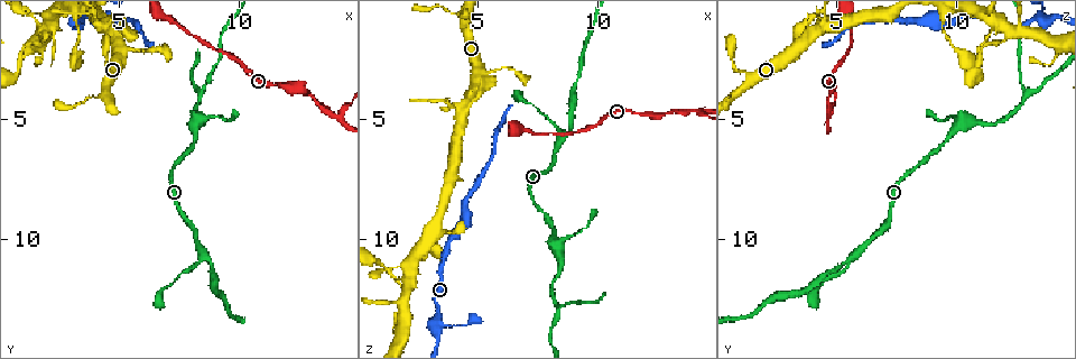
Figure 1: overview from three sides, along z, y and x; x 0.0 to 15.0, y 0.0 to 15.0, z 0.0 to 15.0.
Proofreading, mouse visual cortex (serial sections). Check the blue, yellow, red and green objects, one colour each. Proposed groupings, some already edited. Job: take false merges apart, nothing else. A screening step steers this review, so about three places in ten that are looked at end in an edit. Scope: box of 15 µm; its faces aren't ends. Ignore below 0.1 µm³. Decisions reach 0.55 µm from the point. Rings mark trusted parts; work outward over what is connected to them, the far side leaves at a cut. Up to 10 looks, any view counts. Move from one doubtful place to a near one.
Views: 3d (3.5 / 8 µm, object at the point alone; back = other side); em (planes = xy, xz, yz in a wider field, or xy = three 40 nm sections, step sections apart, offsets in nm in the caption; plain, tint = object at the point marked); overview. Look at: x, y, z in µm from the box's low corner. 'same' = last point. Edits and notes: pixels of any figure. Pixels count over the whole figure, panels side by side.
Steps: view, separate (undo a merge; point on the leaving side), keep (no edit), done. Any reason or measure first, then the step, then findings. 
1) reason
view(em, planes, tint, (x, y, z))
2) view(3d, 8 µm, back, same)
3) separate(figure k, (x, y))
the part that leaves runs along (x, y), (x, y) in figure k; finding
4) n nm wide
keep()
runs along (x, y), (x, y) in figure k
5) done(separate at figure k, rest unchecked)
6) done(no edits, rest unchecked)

branch point
view(3d, 3.5 µm, (8.3, 4.1, 12.8))

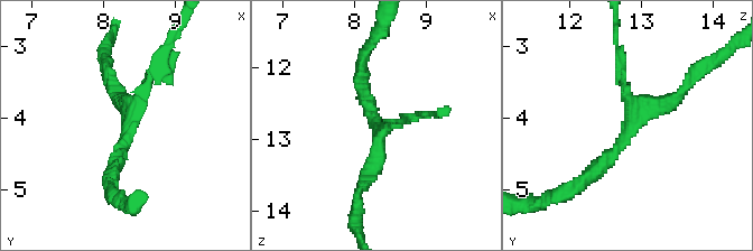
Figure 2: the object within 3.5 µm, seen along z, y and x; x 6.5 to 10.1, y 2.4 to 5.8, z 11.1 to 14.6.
3 arms; arms of 150, 200, 200 nm
view(em, xy, step 2, tint, (8.35, 4.05, 12.85))

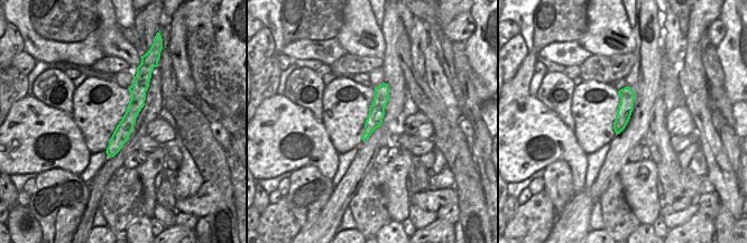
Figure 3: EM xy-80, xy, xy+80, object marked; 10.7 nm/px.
keep()
runs along (110, 177), (158, 56) in figure 2; all the same cell

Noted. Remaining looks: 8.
thin arm on a thick one
view(3d, 3.5 µm, (4.3, 1.1, 4.5))

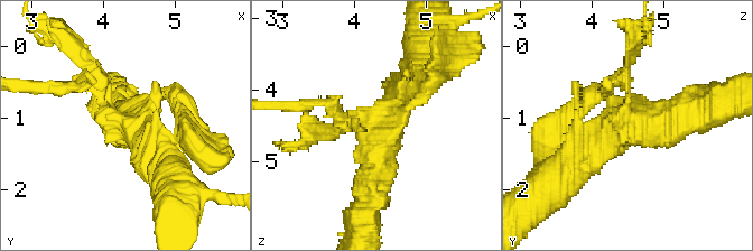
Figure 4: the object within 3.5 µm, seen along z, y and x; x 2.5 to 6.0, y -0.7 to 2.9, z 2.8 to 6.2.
need the tissue
view(em, xy, step 2, tint, (4.40, 1.10, 4.45))

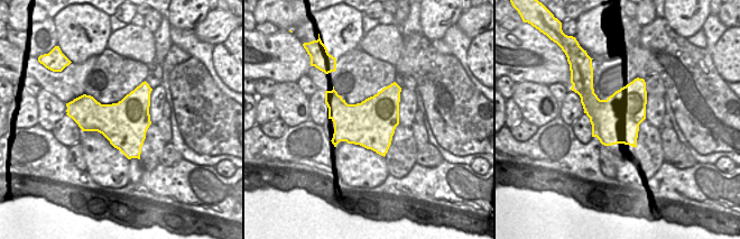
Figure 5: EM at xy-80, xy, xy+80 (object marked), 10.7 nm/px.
separate(figure 4, (624, 80))
the part that leaves runs along (365, 119), (349, 126), (324, 102), (294, 105) in figure 4; a second cell is stuck on

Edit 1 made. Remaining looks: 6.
see it whole again
view(overview)

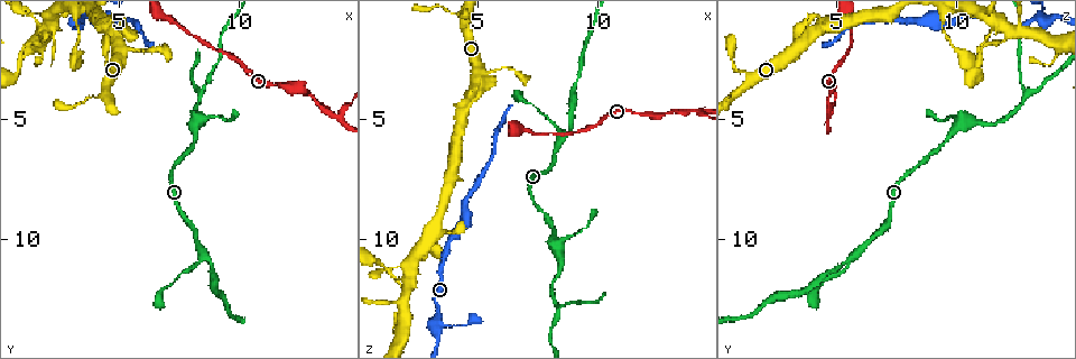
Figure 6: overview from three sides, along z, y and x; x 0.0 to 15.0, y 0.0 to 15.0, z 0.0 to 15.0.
calibre changes
view(em, xy, step 2, tint, (4.6, 3.1, 1.1))

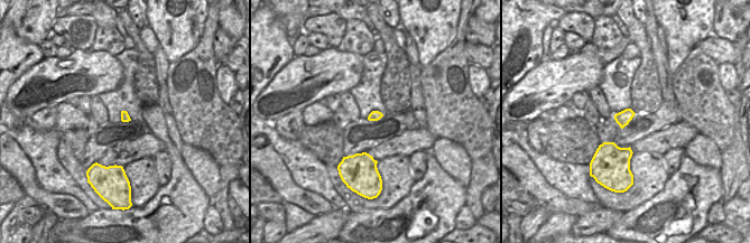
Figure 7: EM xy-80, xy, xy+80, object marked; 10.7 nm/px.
view(3d, 3.5 µm, back, same)

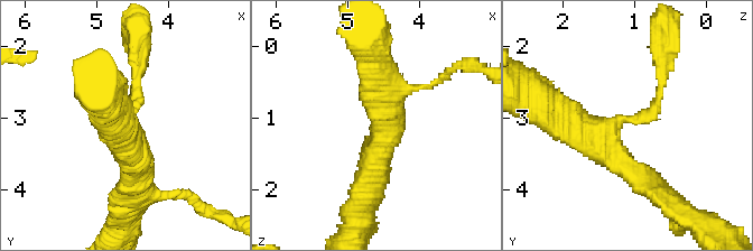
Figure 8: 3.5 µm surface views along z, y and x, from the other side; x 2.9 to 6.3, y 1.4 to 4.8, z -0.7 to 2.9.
120 nm wide
keep()
runs along (558, 114), (598, 139), (653, 108), (661, 63) in figure 8; continuous, no second cell

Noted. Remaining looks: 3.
four-way junction
view(3d, 3.5 µm, (1.9, 1.4, 12.3))

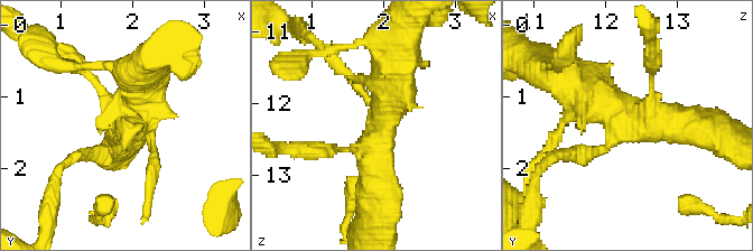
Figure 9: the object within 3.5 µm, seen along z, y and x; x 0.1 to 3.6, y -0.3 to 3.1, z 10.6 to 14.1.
need the tissue
view(em, xy, step 2, tint, (1.95, 1.35, 12.30))

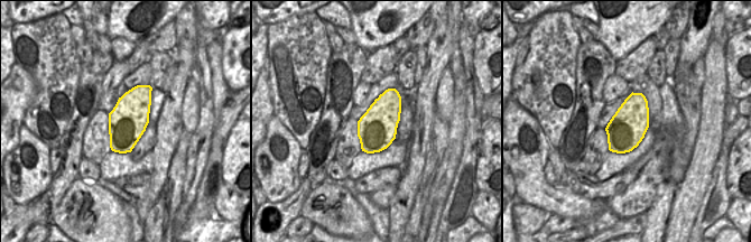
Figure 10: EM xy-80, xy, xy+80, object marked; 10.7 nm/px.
cut it another way
view(em, xy, step 3, tint, same)

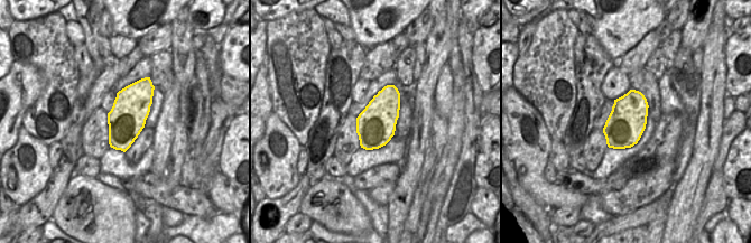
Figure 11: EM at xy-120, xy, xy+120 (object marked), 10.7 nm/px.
keep()
one cell here

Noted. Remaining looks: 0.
done(separate at figure 4, rest unchecked)

